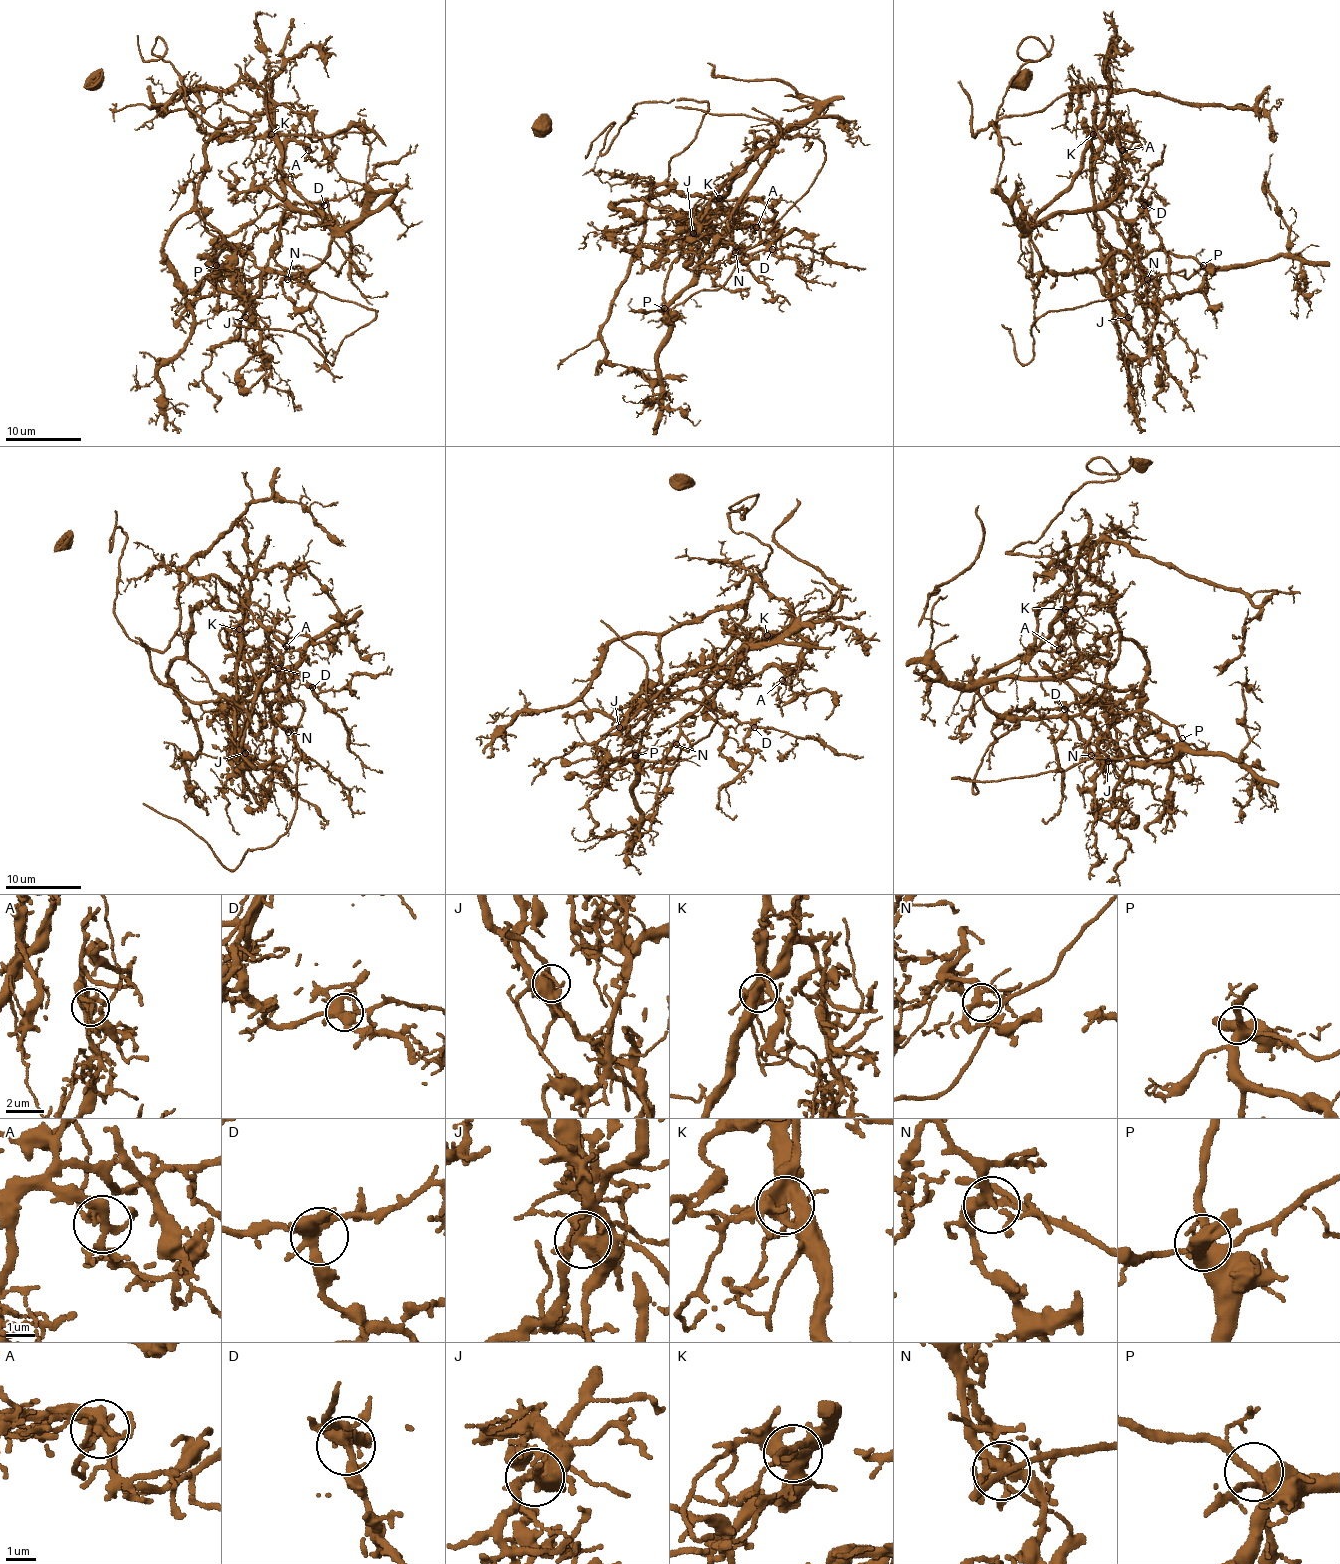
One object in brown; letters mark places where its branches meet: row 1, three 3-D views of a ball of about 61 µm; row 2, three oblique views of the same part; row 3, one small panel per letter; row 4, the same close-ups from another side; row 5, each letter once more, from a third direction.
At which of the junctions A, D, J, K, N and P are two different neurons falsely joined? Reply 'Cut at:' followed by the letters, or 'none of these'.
Cut at: J, K, N

